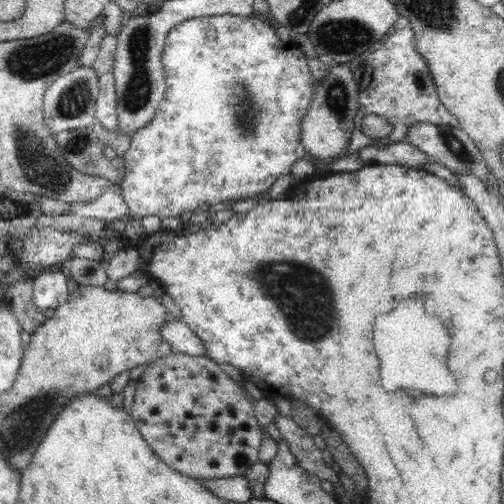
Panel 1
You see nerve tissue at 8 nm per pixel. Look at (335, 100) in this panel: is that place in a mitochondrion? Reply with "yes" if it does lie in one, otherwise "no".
yes

